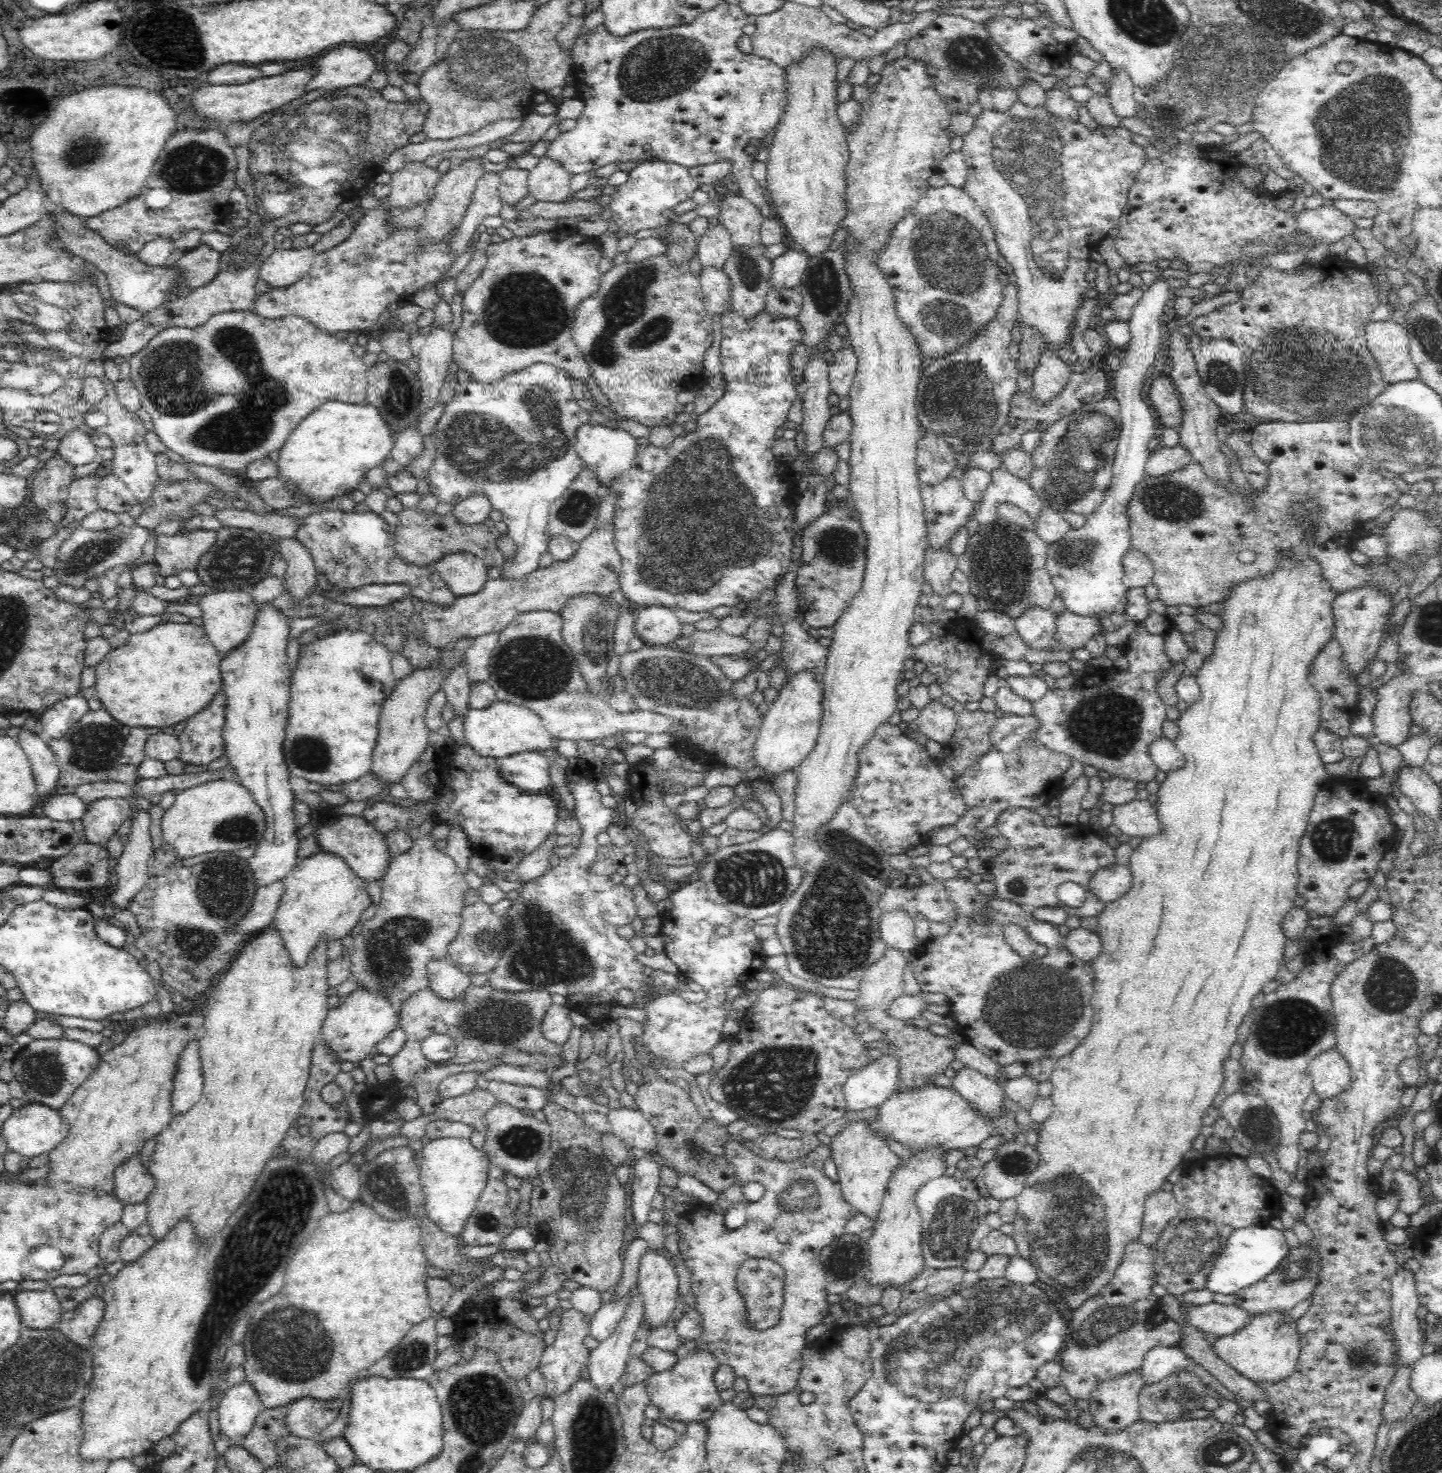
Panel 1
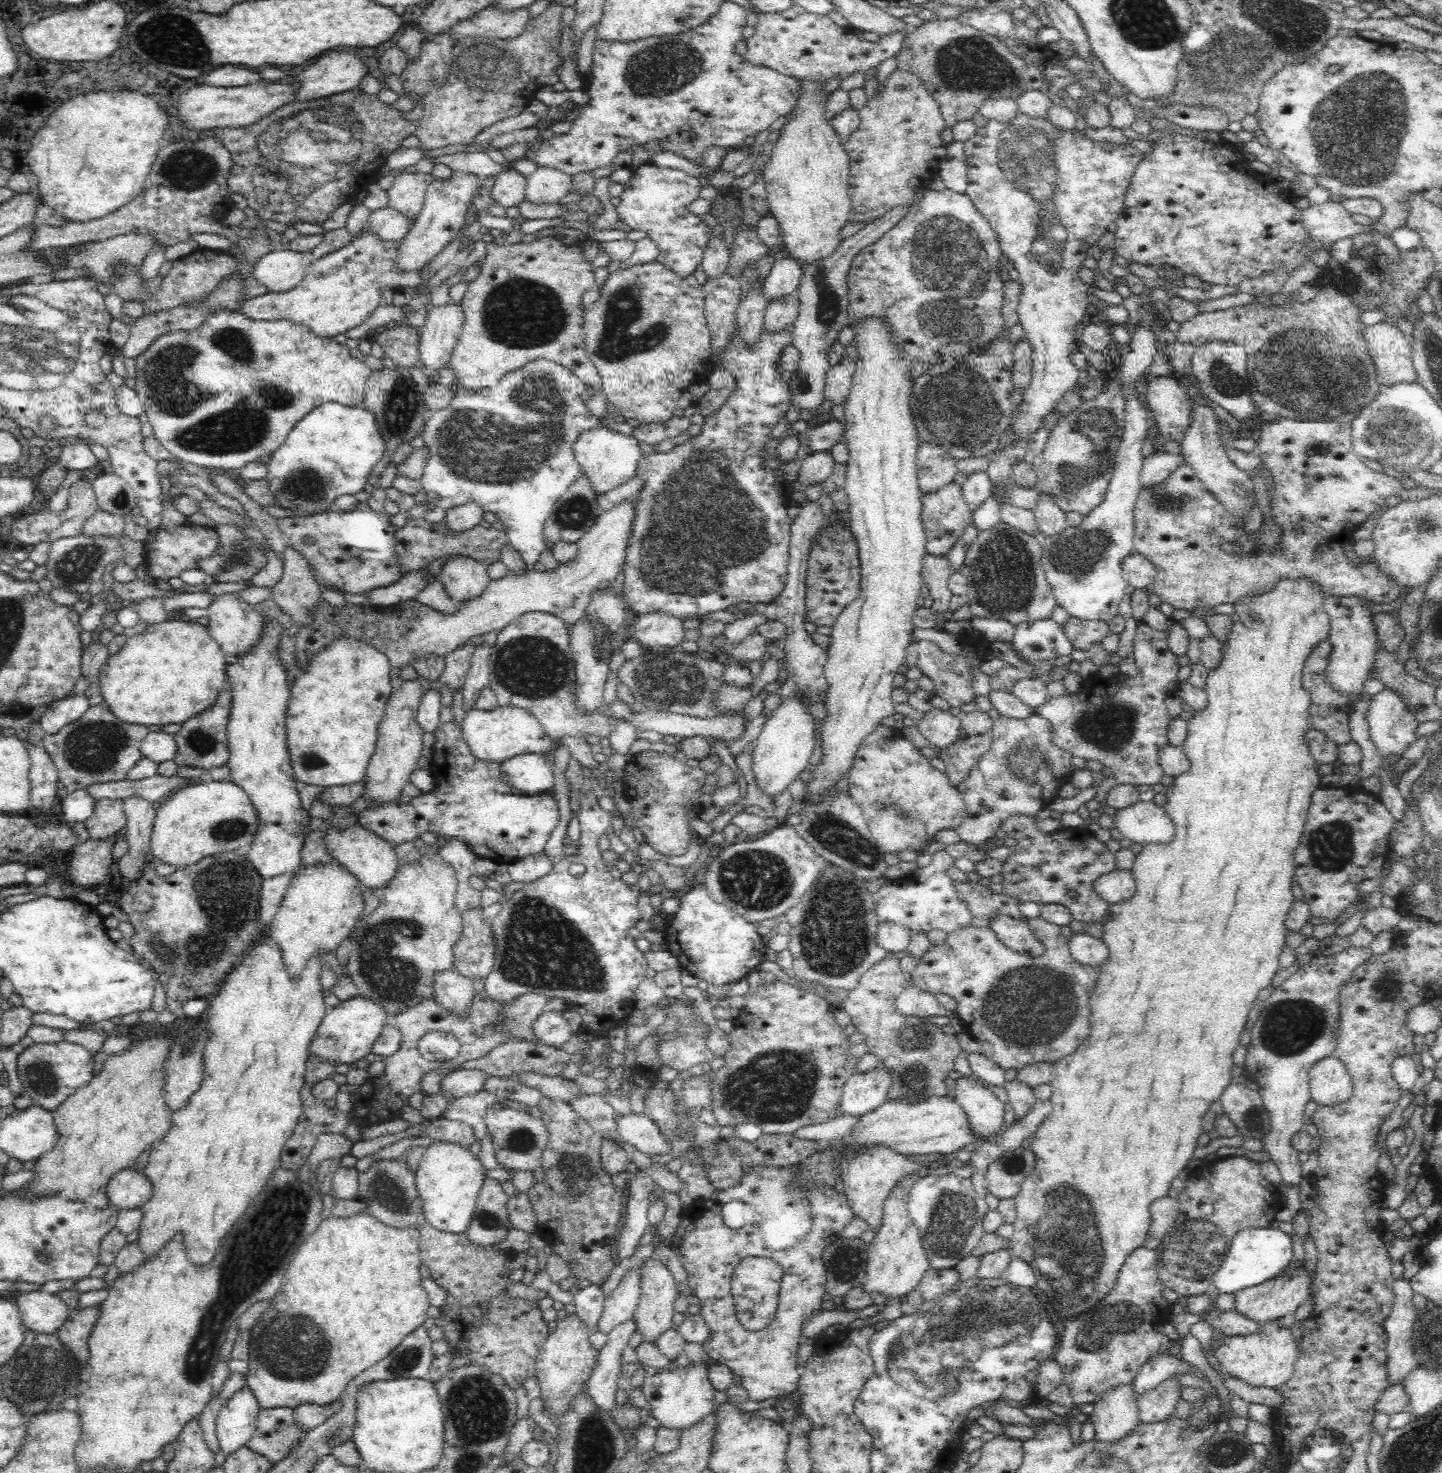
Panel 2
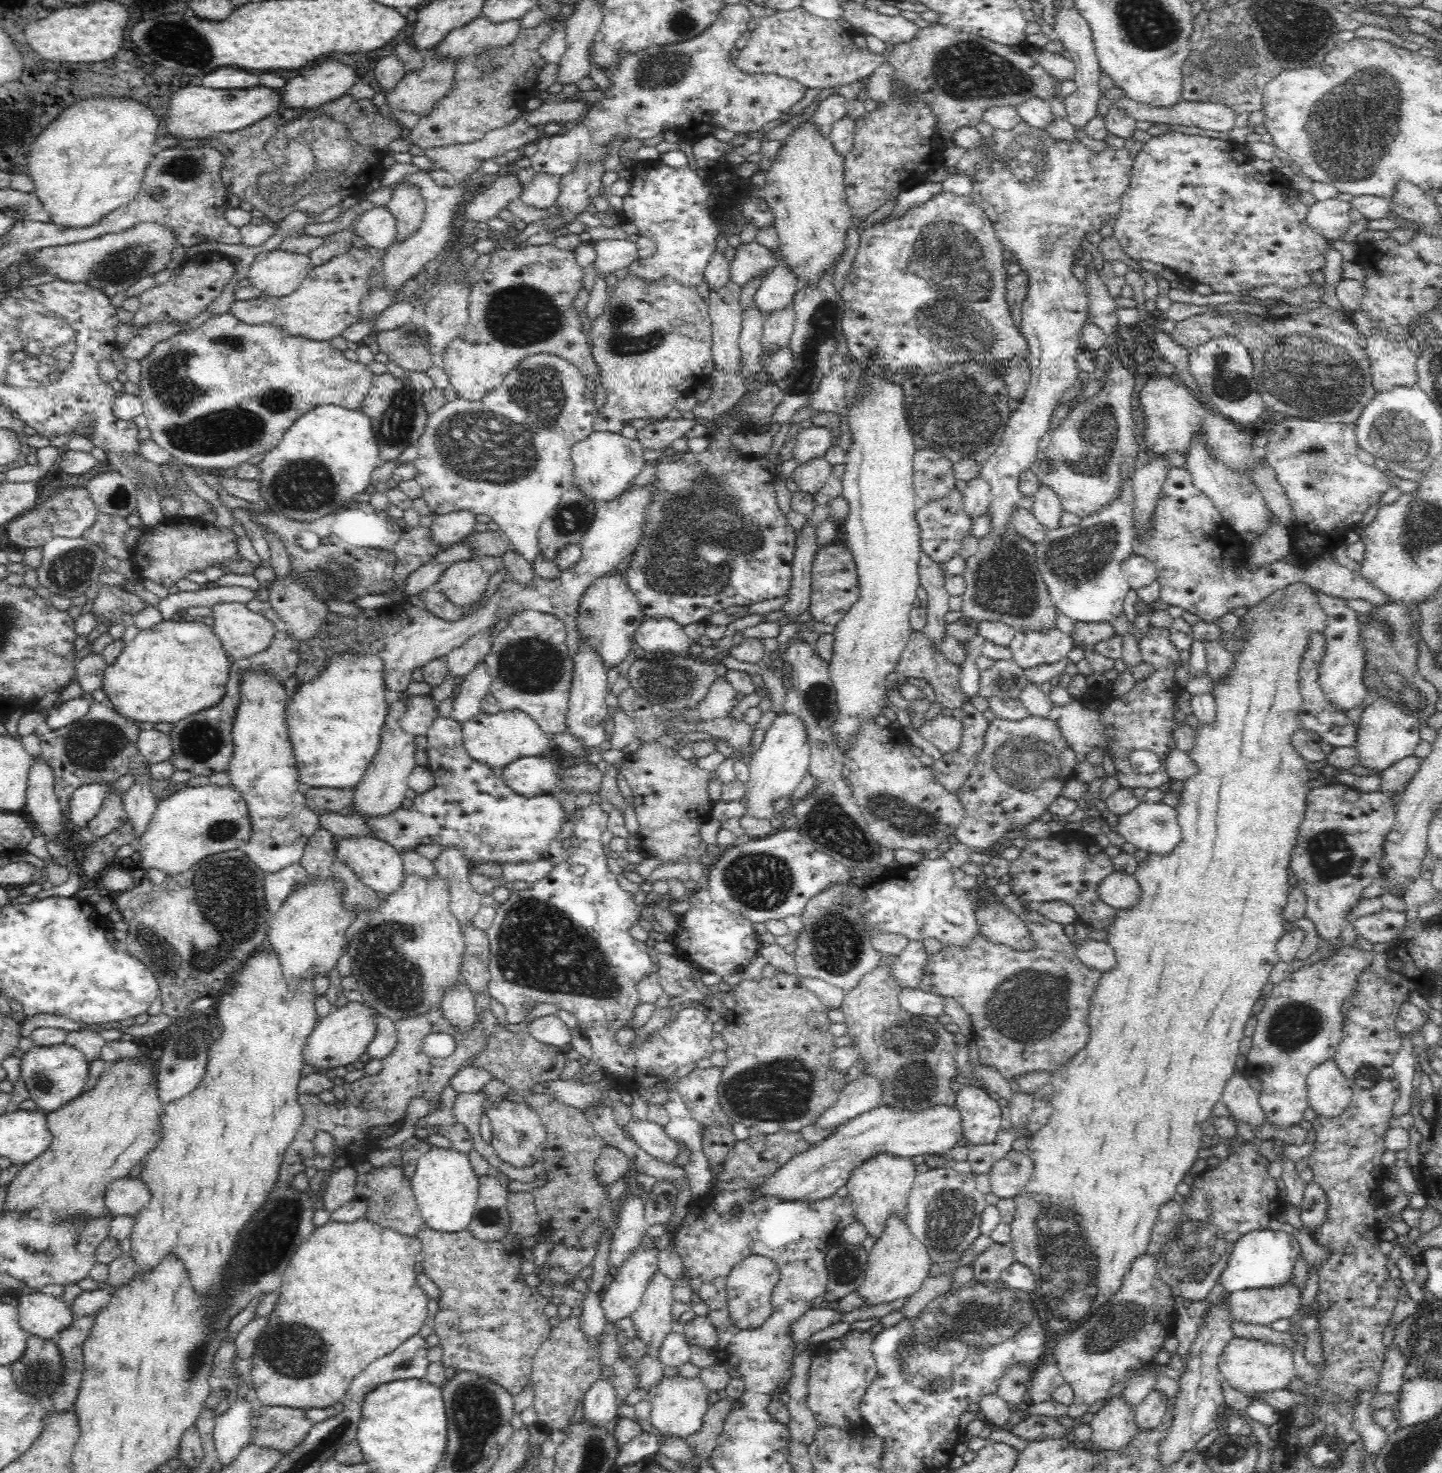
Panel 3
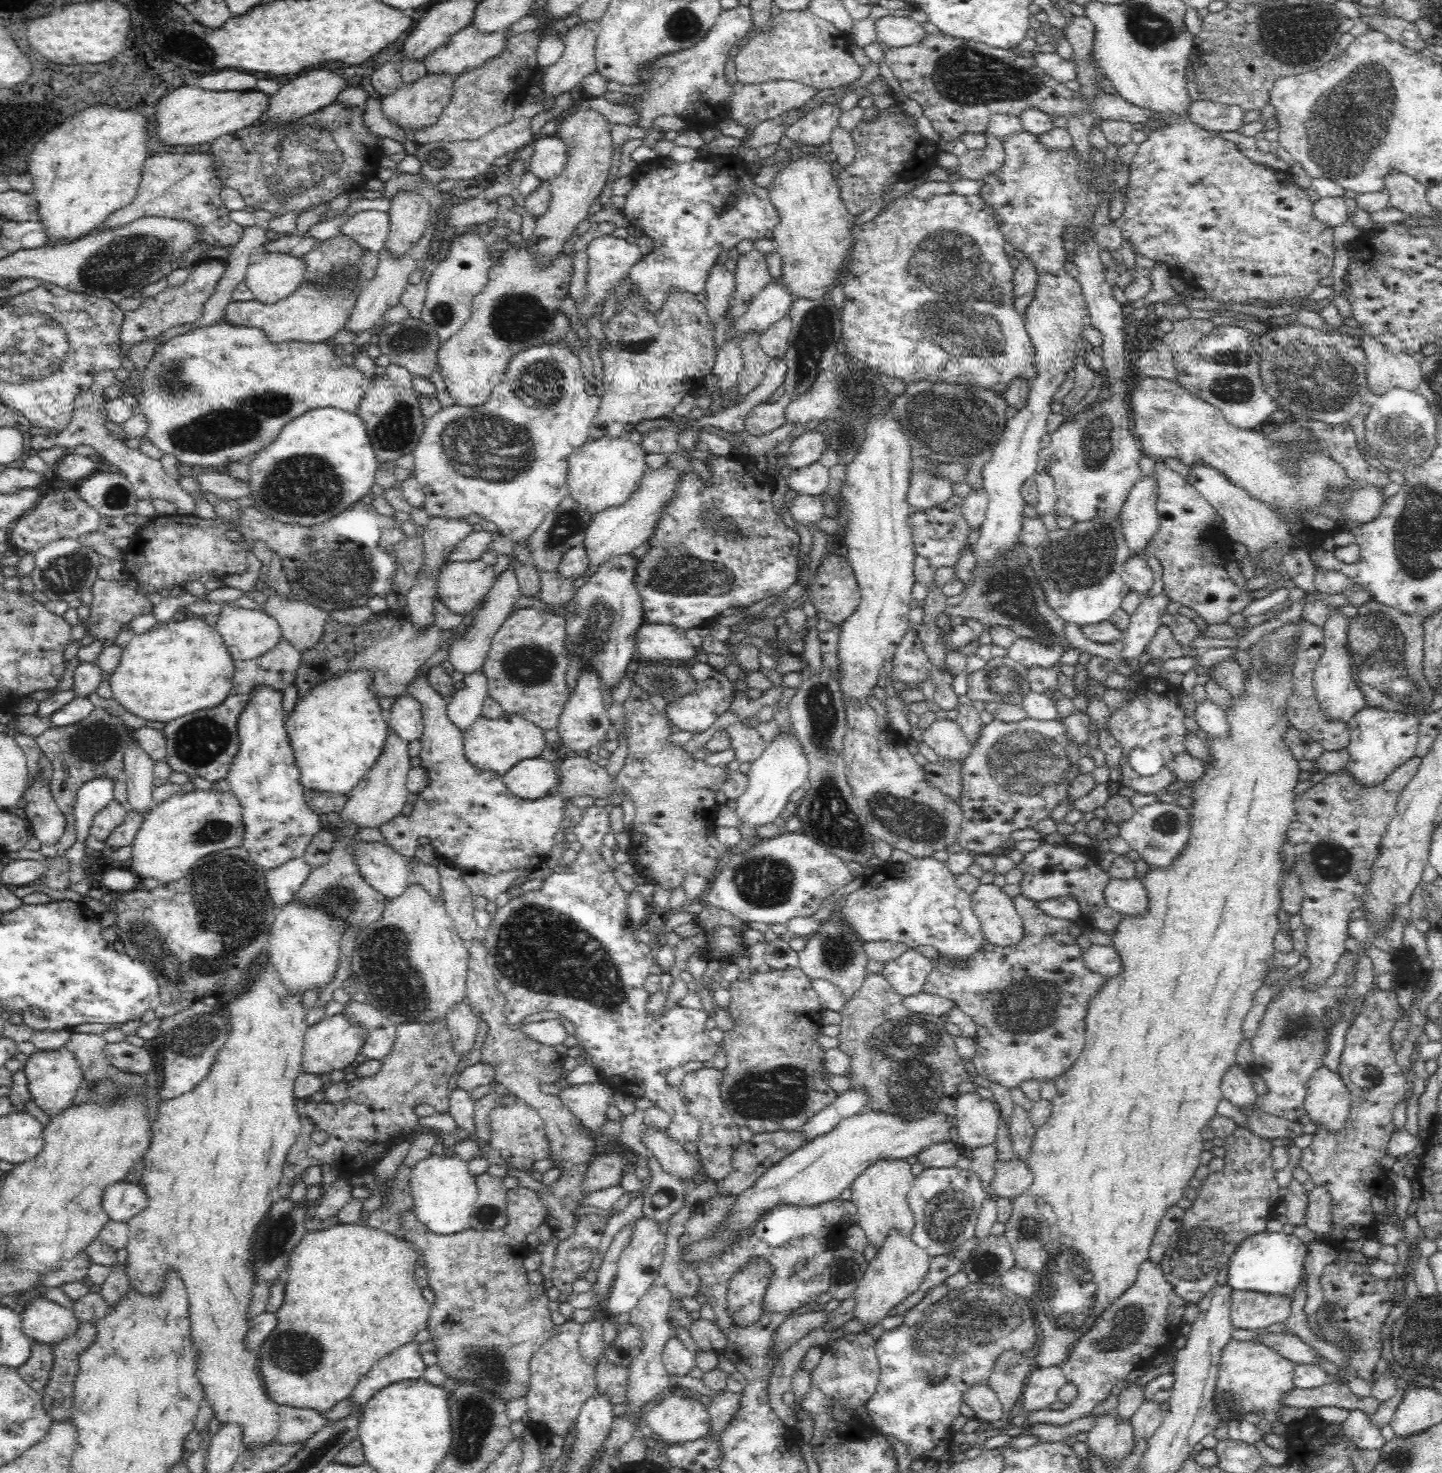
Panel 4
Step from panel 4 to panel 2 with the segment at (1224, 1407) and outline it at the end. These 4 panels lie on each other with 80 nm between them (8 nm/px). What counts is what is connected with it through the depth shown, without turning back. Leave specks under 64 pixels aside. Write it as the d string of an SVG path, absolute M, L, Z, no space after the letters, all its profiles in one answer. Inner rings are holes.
M1278 1319L1266 1320L1258 1326L1258 1332L1244 1336L1226 1336L1220 1346L1214 1348L1215 1356L1223 1371L1252 1387L1276 1388L1290 1380L1297 1359L1297 1344L1290 1326Z

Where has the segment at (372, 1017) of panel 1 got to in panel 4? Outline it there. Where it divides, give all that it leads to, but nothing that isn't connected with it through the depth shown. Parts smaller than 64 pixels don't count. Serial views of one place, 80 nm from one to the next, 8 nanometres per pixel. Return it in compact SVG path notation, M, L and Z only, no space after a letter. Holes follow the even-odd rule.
M342 1012L327 1016L306 1031L302 1058L303 1072L311 1075L326 1074L333 1070L349 1069L349 1064L358 1056L363 1045L363 1027L350 1023Z

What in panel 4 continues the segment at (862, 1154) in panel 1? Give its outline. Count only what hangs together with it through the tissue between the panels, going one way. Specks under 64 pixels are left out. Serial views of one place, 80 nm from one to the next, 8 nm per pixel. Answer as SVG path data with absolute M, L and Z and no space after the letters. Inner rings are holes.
M885 1159L866 1168L866 1171L850 1184L851 1202L858 1212L855 1220L865 1231L869 1243L876 1249L882 1248L890 1230L898 1230L902 1235L910 1237L914 1218L907 1198L914 1180L911 1164L905 1159Z

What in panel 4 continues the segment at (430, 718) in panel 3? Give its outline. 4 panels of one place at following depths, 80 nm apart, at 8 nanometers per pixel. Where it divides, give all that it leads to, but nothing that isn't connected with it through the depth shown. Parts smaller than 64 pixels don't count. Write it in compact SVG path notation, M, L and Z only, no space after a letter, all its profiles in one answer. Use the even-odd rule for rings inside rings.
M404 694L394 702L387 713L387 724L402 740L412 742L424 733L422 706L409 694Z

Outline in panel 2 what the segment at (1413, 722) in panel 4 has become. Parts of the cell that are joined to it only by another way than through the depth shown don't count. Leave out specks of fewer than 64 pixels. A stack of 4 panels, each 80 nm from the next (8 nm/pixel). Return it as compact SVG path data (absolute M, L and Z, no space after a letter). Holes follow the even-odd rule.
M1384 688L1369 703L1367 723L1376 754L1402 754L1416 740L1418 720L1408 711L1408 705L1395 691Z

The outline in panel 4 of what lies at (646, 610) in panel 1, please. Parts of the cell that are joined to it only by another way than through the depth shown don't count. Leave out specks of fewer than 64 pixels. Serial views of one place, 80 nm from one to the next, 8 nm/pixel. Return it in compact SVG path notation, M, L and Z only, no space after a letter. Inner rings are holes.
M646 622L635 634L638 659L646 662L675 661L692 663L695 647L684 631L673 624L648 624Z

